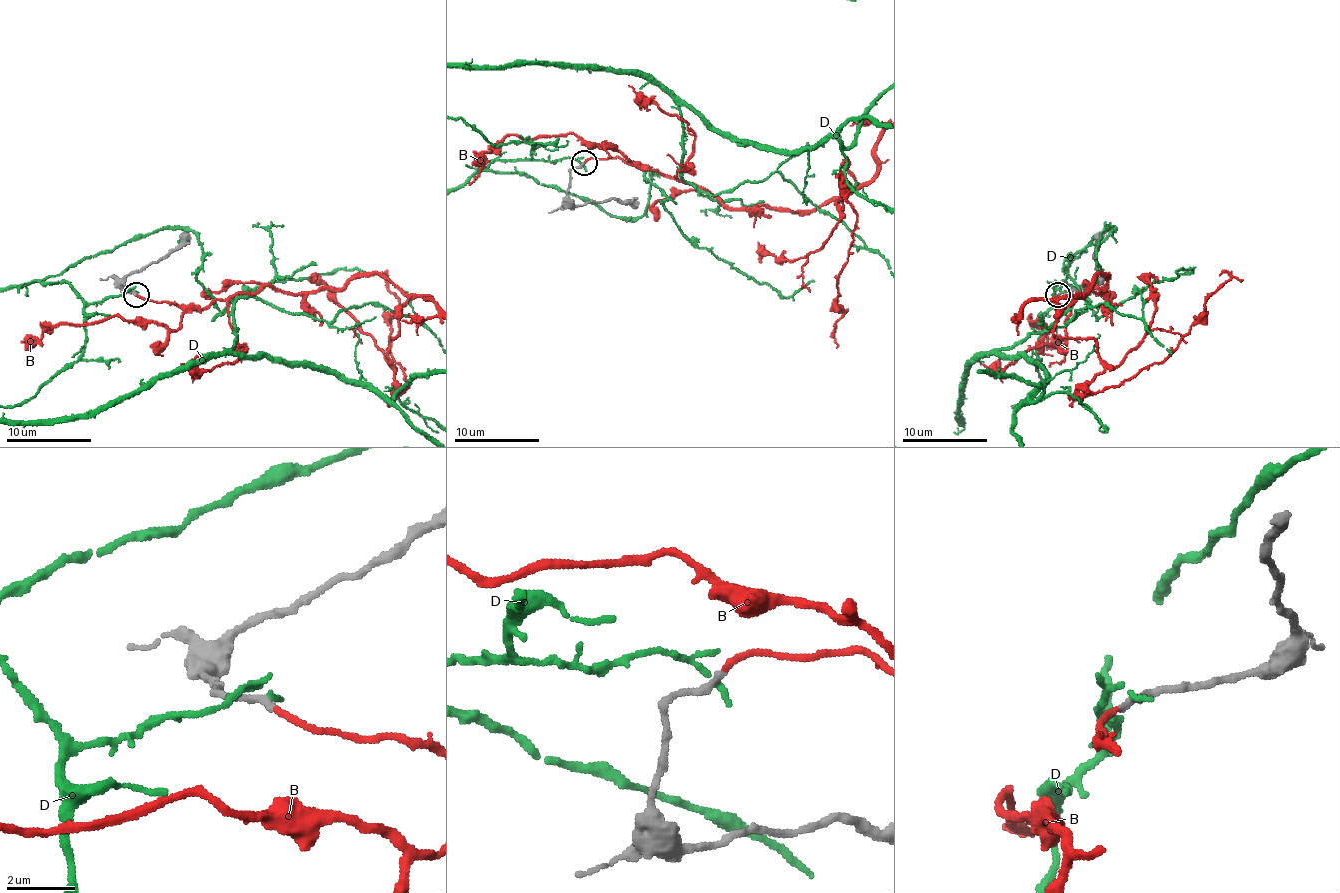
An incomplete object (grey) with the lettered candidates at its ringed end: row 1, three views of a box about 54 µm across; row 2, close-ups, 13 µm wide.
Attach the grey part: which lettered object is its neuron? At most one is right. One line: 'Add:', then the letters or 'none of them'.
Add: B

